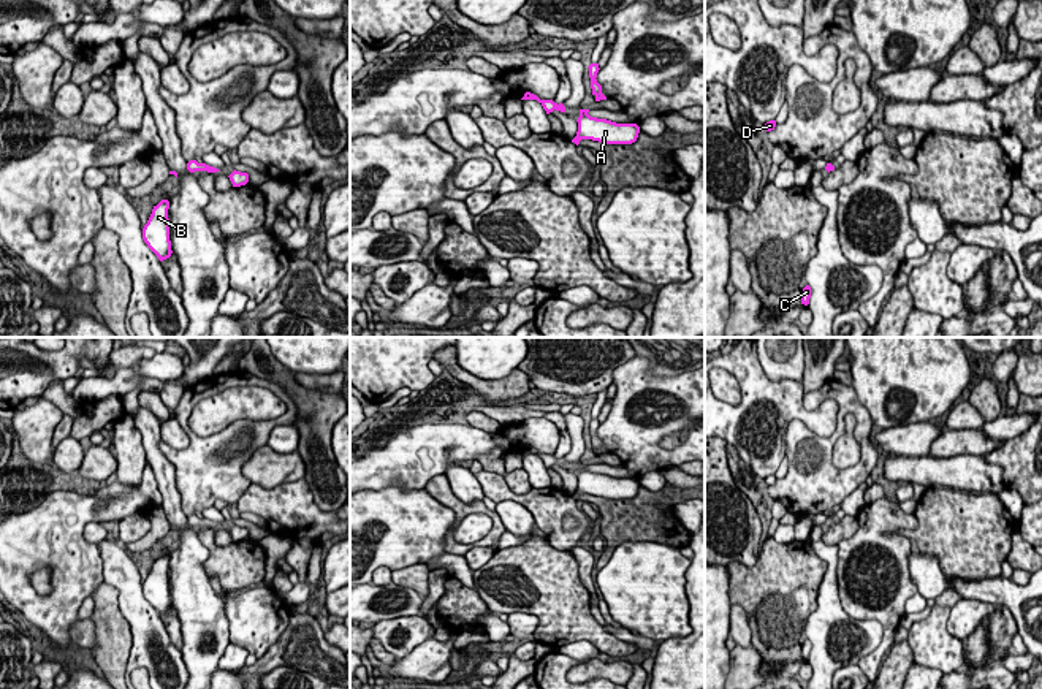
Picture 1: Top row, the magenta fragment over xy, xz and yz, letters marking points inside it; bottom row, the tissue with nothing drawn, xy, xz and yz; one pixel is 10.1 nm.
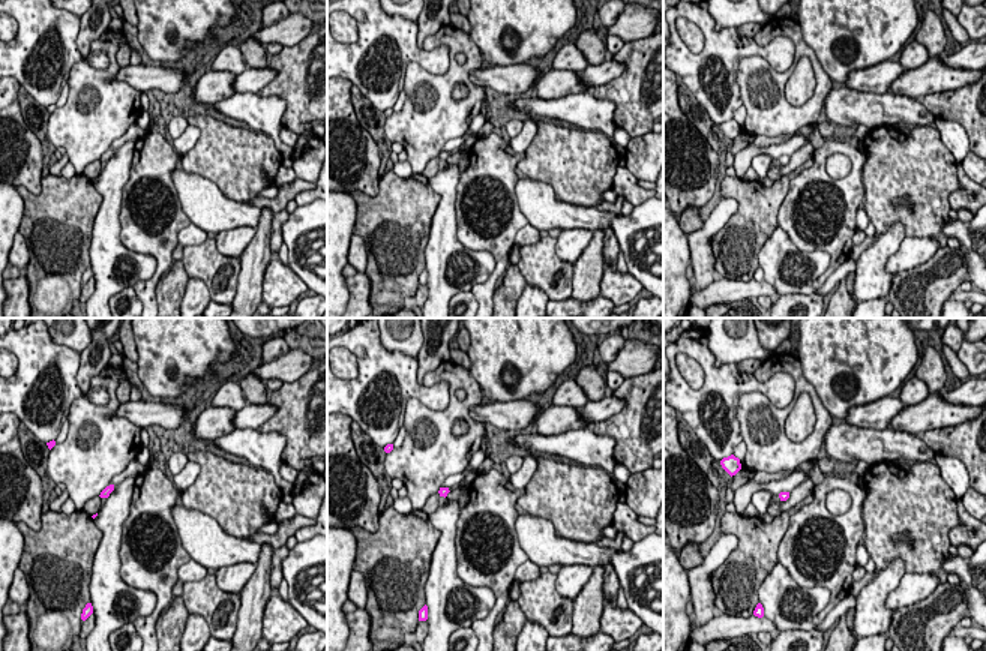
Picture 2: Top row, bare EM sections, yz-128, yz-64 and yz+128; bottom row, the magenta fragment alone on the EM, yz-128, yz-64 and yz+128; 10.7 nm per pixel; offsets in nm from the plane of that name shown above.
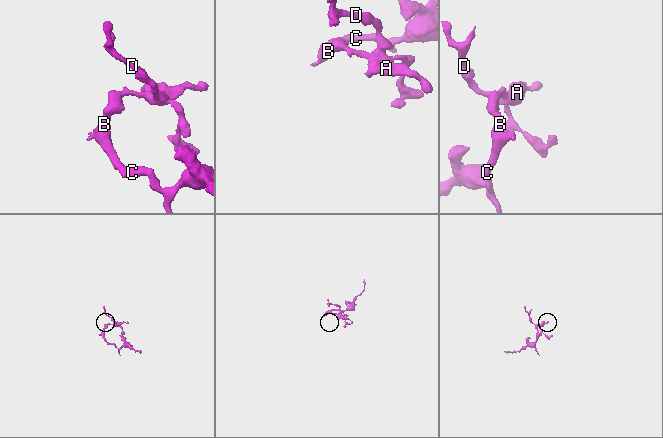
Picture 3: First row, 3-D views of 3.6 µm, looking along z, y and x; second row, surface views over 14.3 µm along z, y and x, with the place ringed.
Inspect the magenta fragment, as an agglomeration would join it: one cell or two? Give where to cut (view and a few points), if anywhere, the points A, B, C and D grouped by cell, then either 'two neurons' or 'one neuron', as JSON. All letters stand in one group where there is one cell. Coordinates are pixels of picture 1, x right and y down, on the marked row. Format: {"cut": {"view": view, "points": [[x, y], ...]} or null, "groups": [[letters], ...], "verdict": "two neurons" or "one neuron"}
{"cut": null, "groups": [["A", "B", "C", "D"]], "verdict": "one neuron"}

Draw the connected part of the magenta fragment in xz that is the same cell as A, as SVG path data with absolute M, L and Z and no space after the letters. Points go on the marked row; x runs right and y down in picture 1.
M580 109L578 131L572 139L576 146L581 139L592 139L605 144L632 144L637 141L640 127L637 124L616 124L607 119L591 117L589 109Z

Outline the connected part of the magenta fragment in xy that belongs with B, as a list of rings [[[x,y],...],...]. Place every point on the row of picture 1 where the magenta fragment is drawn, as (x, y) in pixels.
[[[162,200],[154,206],[147,223],[143,228],[143,239],[147,247],[158,257],[160,261],[171,257],[169,241],[169,219],[168,219],[169,201]]]

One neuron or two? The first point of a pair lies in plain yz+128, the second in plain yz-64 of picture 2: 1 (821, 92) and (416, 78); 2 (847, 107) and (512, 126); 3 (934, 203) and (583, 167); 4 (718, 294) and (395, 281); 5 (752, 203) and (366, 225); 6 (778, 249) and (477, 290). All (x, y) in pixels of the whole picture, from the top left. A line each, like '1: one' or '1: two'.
1: one
2: two
3: one
4: two
5: one
6: two

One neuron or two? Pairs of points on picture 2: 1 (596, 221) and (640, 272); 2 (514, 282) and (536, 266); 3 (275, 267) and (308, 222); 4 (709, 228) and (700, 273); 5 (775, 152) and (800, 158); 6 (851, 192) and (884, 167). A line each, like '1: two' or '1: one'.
1: one
2: two
3: two
4: one
5: two
6: two

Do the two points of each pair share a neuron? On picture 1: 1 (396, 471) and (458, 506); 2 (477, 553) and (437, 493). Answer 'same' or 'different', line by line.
1: different
2: different

